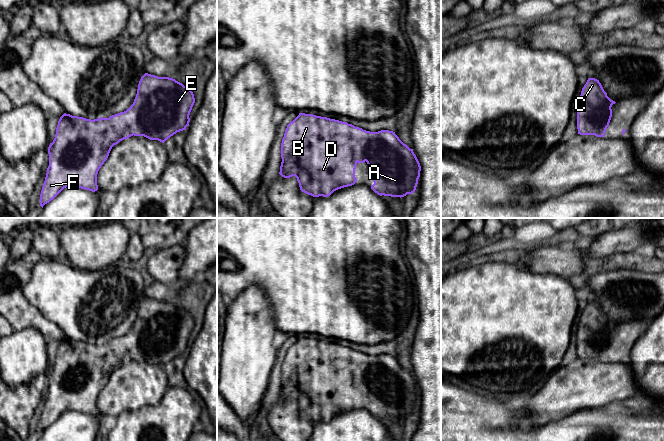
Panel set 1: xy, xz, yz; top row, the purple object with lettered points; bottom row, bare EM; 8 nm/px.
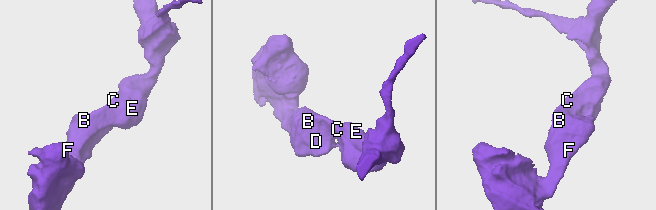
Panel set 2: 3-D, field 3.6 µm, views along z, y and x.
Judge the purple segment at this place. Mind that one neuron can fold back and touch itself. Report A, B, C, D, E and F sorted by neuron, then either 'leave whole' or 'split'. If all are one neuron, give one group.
groups A B C D E F; leave whole

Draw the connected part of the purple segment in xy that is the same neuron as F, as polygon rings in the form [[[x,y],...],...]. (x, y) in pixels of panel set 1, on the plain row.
[[[145,297],[139,305],[133,328],[124,336],[94,344],[64,337],[58,345],[55,362],[48,371],[49,390],[40,418],[40,430],[43,432],[68,410],[97,415],[98,395],[114,369],[133,359],[164,367],[177,356],[186,354],[194,327],[193,316],[182,307],[173,302]]]

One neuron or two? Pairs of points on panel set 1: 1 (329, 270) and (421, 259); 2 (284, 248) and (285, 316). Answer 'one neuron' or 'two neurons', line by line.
1: two neurons
2: one neuron

